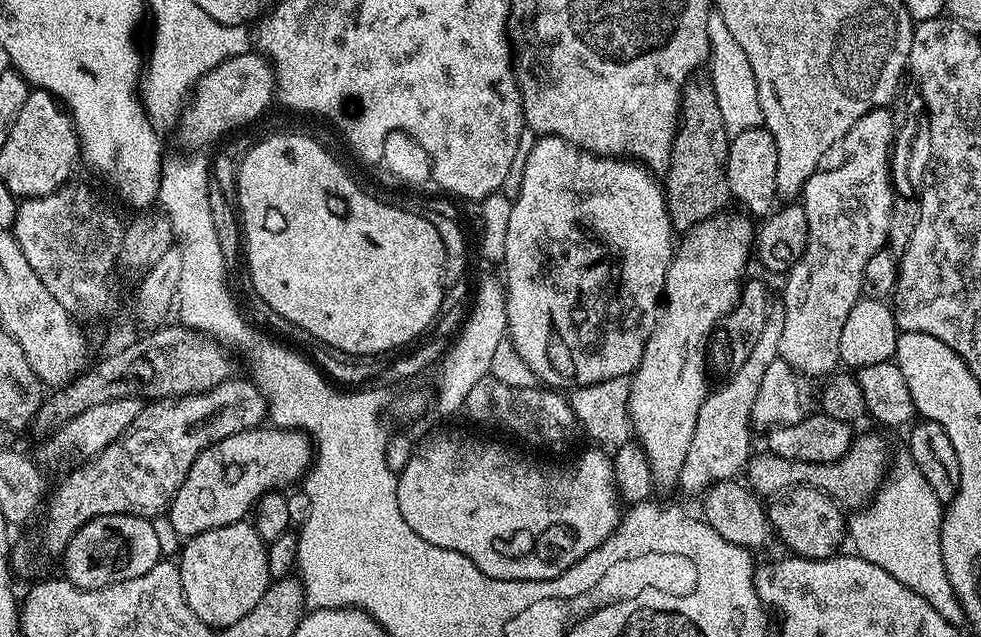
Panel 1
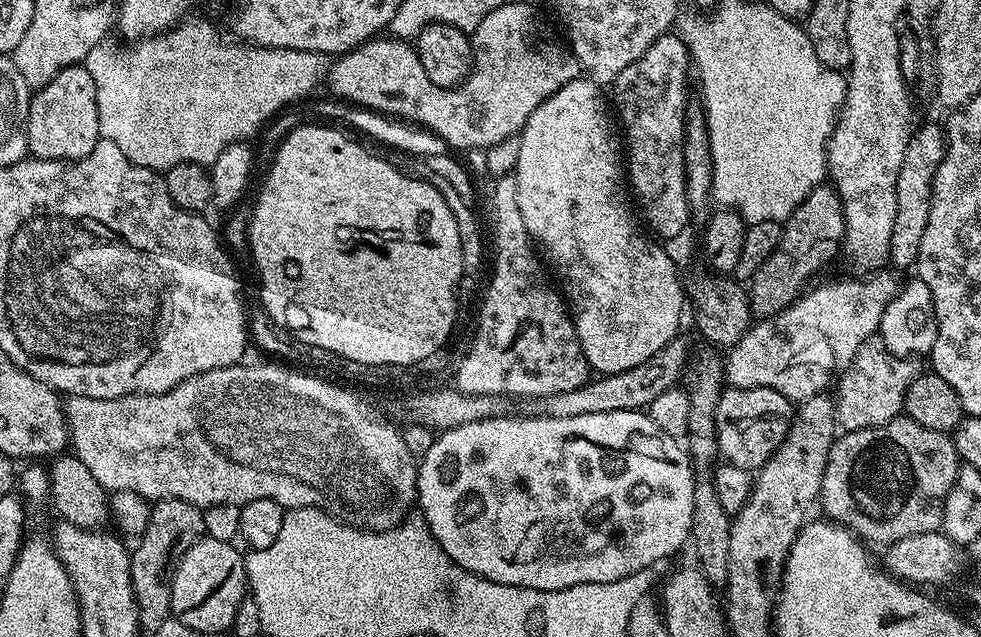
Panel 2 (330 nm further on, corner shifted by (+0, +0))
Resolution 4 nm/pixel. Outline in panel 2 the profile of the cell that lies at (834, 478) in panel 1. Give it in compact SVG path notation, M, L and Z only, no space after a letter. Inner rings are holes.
M906 414L877 428L863 428L837 435L828 455L818 497L827 519L849 528L861 540L887 546L910 534L941 531L944 522L944 499L954 486L962 461L955 439L949 433L930 430Z

